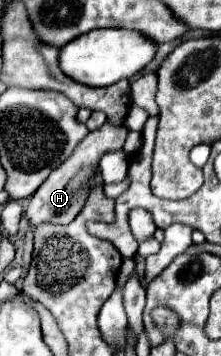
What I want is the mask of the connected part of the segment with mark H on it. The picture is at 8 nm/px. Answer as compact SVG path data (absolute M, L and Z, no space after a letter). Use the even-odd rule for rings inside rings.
M105 121L103 127L99 131L91 131L79 145L77 149L73 151L73 155L61 163L47 179L45 183L35 191L29 207L27 207L27 217L29 217L29 223L31 225L39 225L43 221L51 221L51 223L59 223L59 225L67 225L75 219L75 215L81 211L85 199L87 199L87 191L91 187L91 181L93 175L95 175L95 169L97 169L97 163L99 159L107 153L107 151L113 151L113 149L121 149L125 139L127 139L127 133L129 129L125 127L125 123L119 123L119 125L113 125L111 121Z

